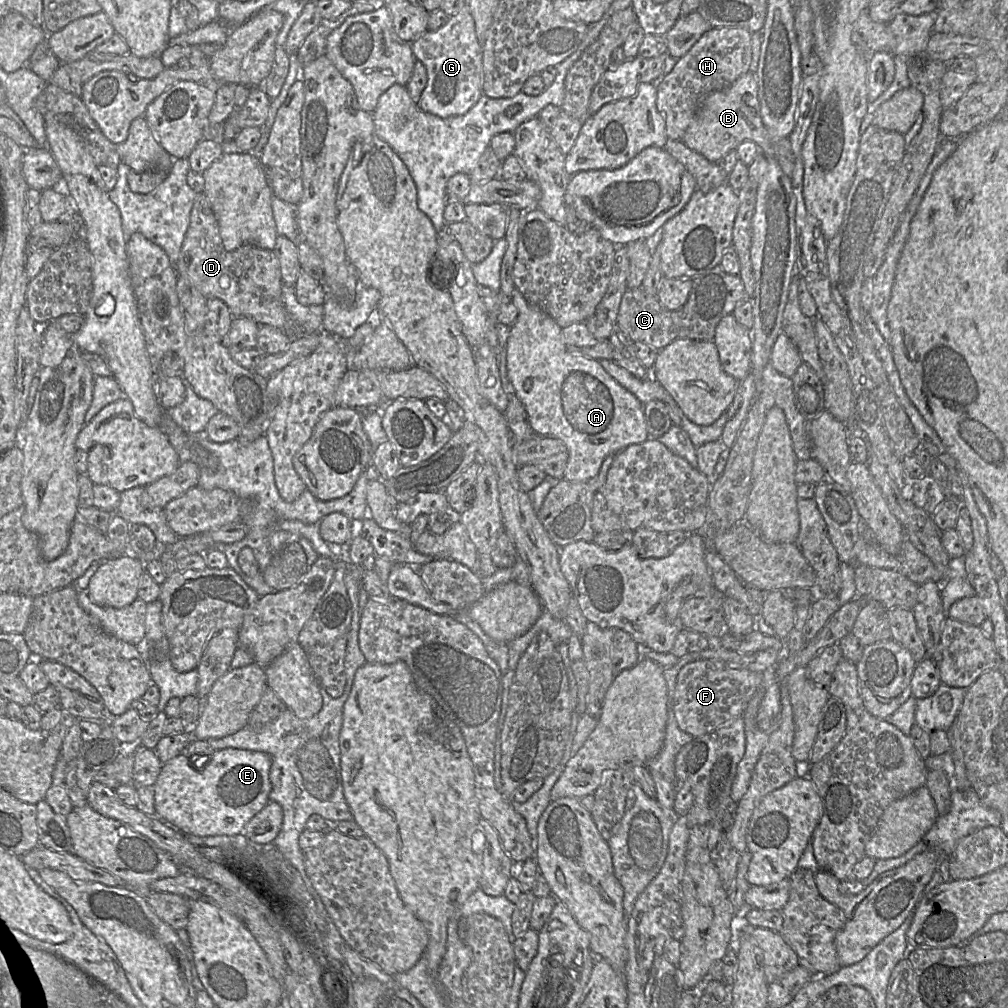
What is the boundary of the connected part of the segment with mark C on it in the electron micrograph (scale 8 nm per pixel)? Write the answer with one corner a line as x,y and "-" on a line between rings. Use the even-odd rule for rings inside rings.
721,265
707,270
692,279
687,302
678,310
667,310
657,295
647,293
642,286
628,288
624,293
617,317
617,326
634,341
640,341
660,351
676,339
711,341
720,320
748,296
739,275
726,273

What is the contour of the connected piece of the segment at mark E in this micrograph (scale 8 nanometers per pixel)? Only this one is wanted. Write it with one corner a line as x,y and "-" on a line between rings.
225,748
214,751
202,770
196,770
184,754
164,763
154,784
154,807
158,818
183,834
234,836
269,802
271,757
264,752

